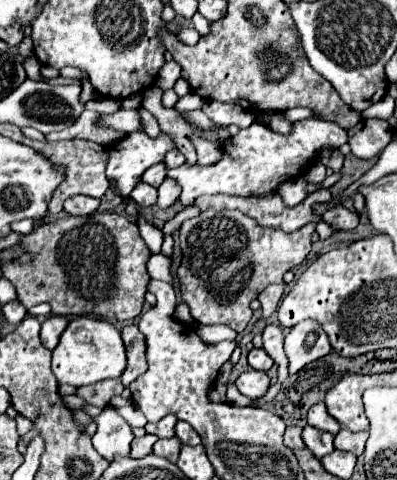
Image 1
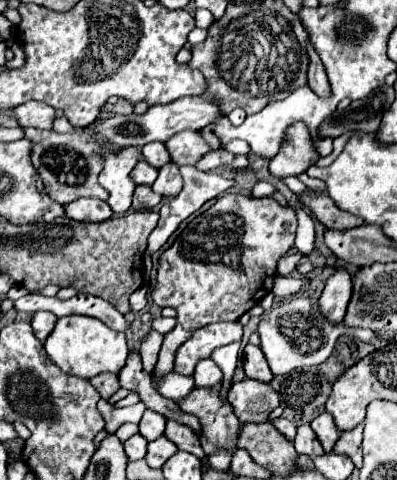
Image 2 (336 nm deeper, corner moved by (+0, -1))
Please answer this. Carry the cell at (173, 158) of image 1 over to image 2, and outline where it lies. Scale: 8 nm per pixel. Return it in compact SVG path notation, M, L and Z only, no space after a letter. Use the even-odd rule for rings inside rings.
M150 142L148 146L144 146L142 148L142 156L154 168L162 168L162 166L166 166L170 162L168 148L162 142Z

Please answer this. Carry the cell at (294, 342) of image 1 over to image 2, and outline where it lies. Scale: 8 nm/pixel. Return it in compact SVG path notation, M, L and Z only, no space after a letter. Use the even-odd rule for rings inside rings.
M336 270L328 280L326 280L326 288L318 300L318 310L320 314L330 322L330 324L340 324L344 314L346 314L346 306L352 294L352 286L350 286L350 274L346 270Z

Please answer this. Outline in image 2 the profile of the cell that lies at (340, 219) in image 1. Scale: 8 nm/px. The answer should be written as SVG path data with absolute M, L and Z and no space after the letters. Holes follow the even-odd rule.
M314 190L310 194L302 194L300 196L302 204L306 204L314 214L316 218L326 226L326 228L332 228L332 230L350 230L350 228L356 228L356 226L362 226L362 218L350 214L350 212L344 212L340 210L332 198L328 194L324 194L322 190Z

